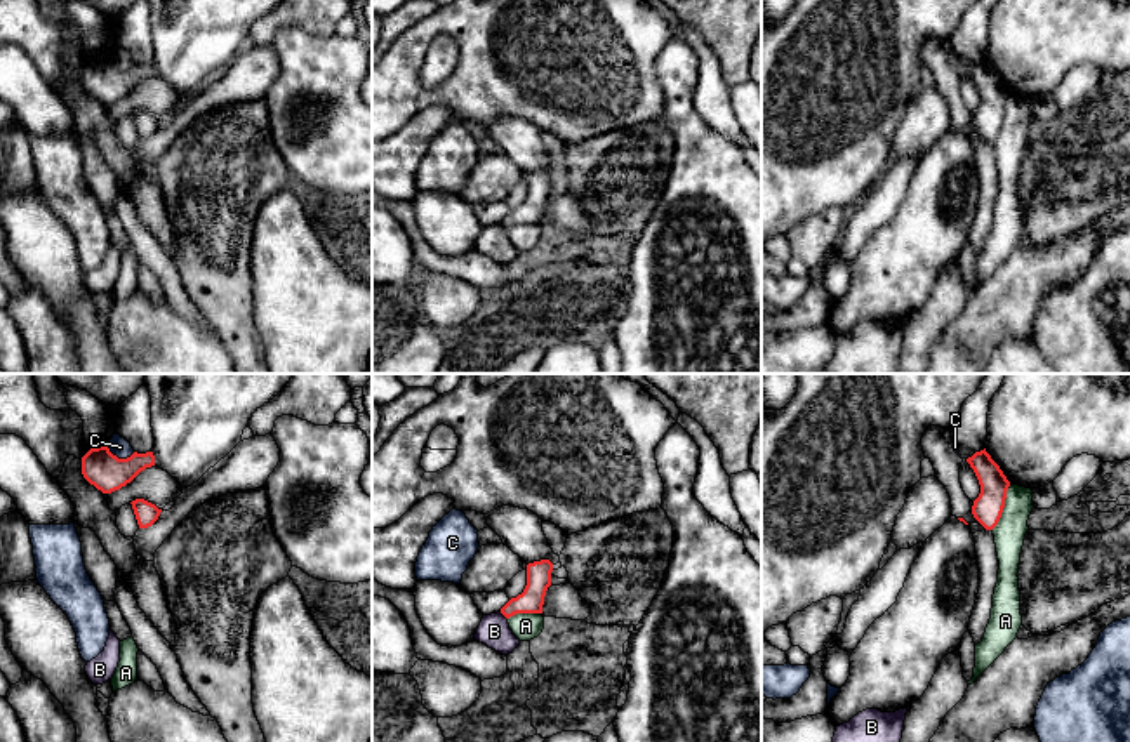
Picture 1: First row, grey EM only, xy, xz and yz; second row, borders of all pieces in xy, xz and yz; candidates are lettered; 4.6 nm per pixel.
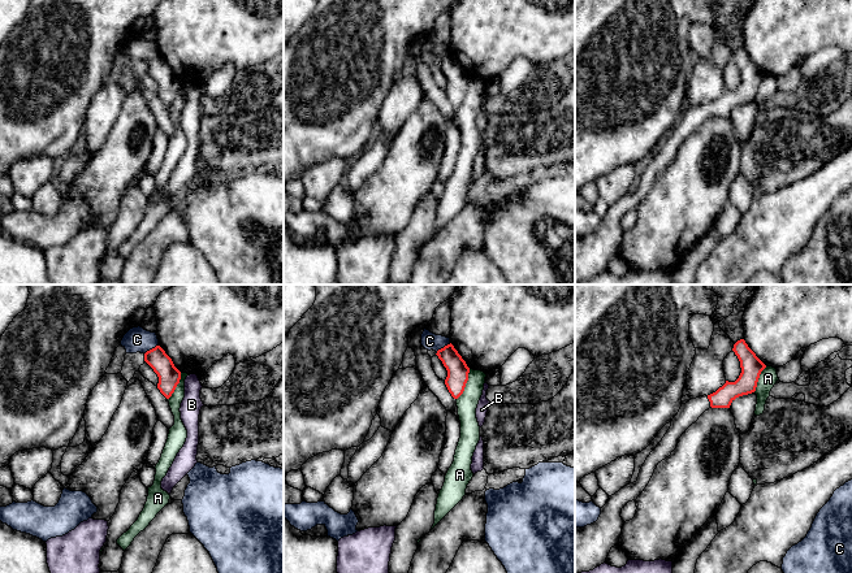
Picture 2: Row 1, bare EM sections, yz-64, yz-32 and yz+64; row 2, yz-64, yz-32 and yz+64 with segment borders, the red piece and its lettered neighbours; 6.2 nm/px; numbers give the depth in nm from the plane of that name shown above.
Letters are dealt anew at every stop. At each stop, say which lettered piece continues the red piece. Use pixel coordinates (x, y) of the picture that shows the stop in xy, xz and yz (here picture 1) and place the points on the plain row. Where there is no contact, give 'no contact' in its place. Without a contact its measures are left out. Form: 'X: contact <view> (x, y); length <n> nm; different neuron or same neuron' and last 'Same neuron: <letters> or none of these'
A: contact yz (1003, 117); length 220 nm; different neuron
B: contact xz (503, 225); length 50 nm; different neuron
C: contact xy (120, 70); length 140 nm; different neuron
Same neuron: none of these

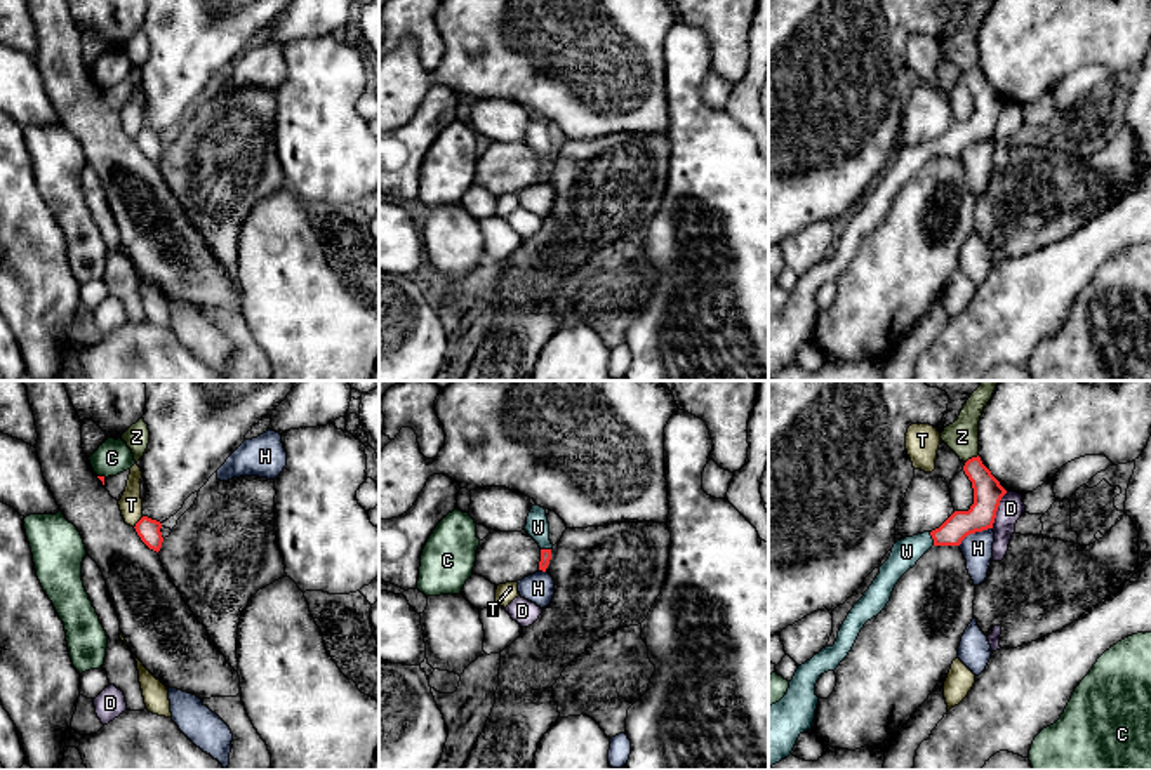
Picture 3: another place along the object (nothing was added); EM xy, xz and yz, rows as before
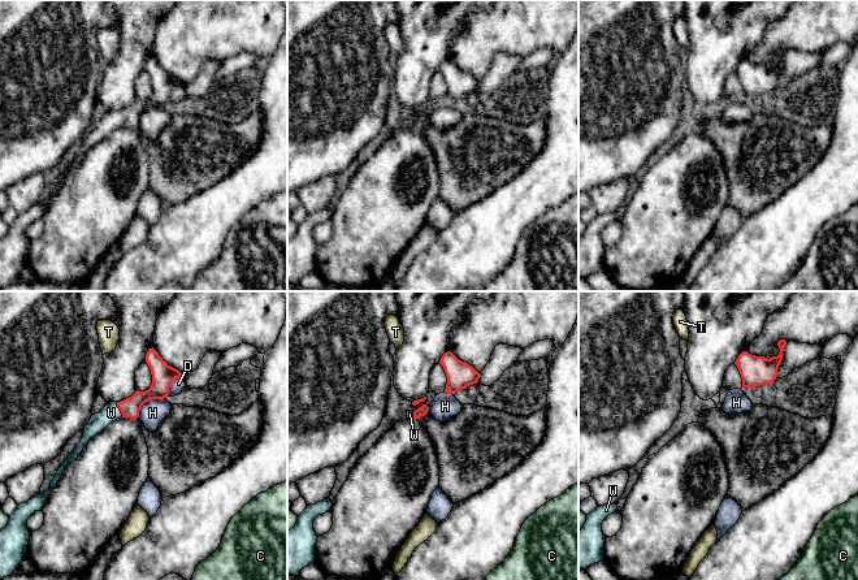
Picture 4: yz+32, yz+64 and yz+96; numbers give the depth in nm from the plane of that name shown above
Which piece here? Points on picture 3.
C: contact xy (101, 87); length 40 nm; different neuron
D: contact yz (997, 120); length 180 nm; different neuron
H: contact yz (974, 143); length 180 nm; different neuron
T: contact xy (138, 132); length 70 nm; different neuron
W: contact yz (932, 148); length 70 nm; same neuron
Z: contact yz (972, 68); length 80 nm; different neuron
Same neuron: W

